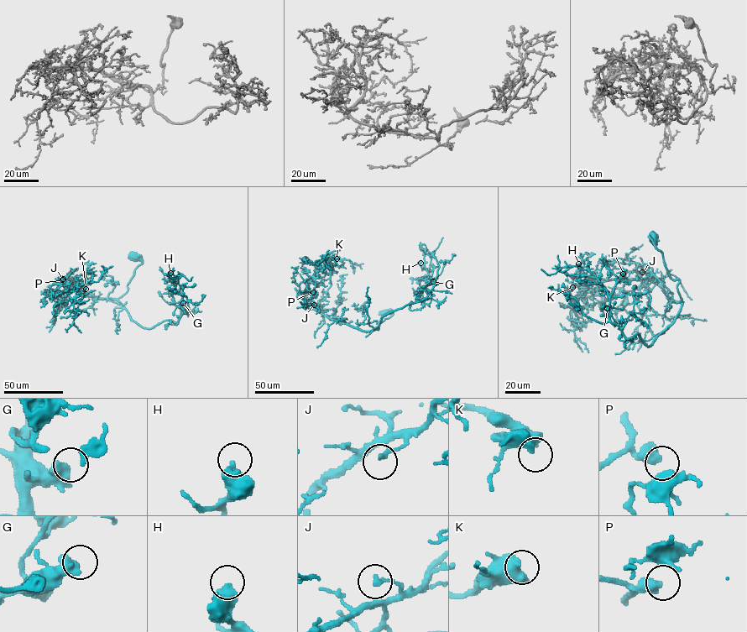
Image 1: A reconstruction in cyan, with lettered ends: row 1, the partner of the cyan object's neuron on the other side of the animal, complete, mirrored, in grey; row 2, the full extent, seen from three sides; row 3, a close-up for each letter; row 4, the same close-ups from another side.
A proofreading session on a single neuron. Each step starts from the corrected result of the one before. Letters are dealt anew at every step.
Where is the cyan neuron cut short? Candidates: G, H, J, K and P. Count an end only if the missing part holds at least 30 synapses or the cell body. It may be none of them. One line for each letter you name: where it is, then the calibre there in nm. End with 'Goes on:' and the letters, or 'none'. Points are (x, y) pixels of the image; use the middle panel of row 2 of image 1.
K: at (336, 258); 550 nm thick
Goes on: K

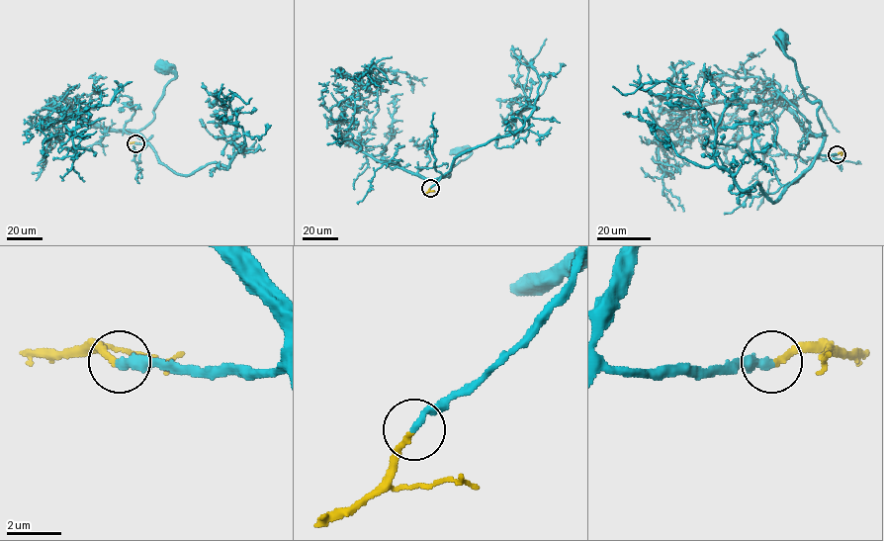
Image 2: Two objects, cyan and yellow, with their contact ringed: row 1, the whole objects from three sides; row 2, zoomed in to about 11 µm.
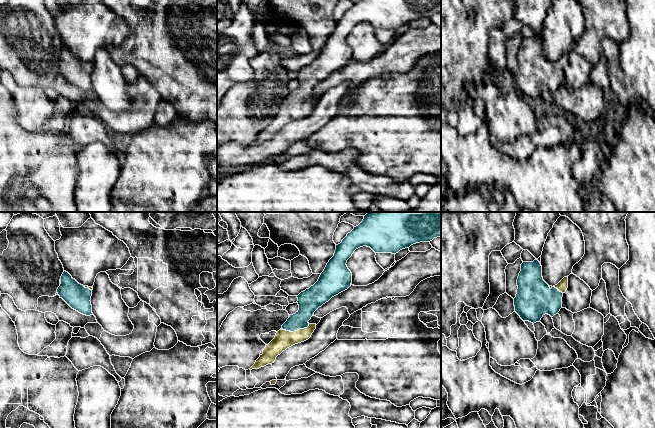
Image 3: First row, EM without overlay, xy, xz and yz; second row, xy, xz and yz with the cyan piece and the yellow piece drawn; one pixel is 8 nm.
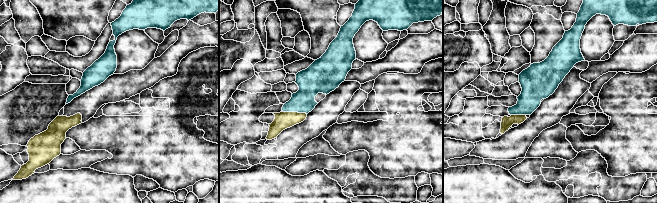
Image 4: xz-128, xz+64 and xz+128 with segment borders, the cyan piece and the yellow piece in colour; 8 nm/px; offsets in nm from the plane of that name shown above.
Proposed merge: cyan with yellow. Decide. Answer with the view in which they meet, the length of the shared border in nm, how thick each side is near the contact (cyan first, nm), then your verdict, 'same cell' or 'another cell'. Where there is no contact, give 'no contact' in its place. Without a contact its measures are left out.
xz | 220 nm | 170/150 nm | same cell

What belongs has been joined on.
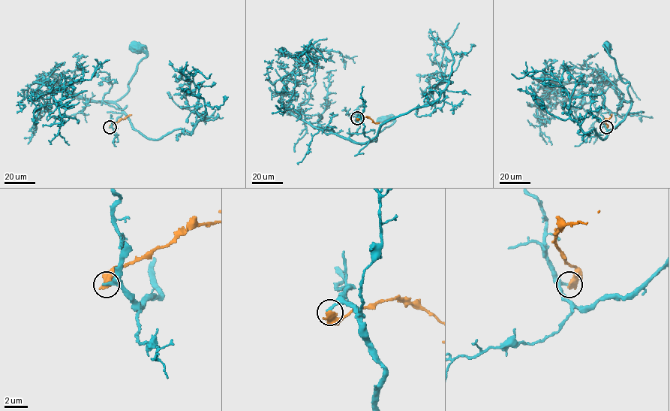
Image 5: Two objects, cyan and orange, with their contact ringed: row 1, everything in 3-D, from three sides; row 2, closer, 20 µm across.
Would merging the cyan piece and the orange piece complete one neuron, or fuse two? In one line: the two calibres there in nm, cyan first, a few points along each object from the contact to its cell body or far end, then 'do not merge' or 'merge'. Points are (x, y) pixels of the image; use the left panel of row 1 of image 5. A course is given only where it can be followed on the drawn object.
calibres 240 and 600 nm; course cyan (109, 127), (116, 128), (115, 121), (121, 113), (115, 102), (127, 92), (137, 64), (146, 55), (136, 45); course orange (109, 127), (131, 115); do not merge

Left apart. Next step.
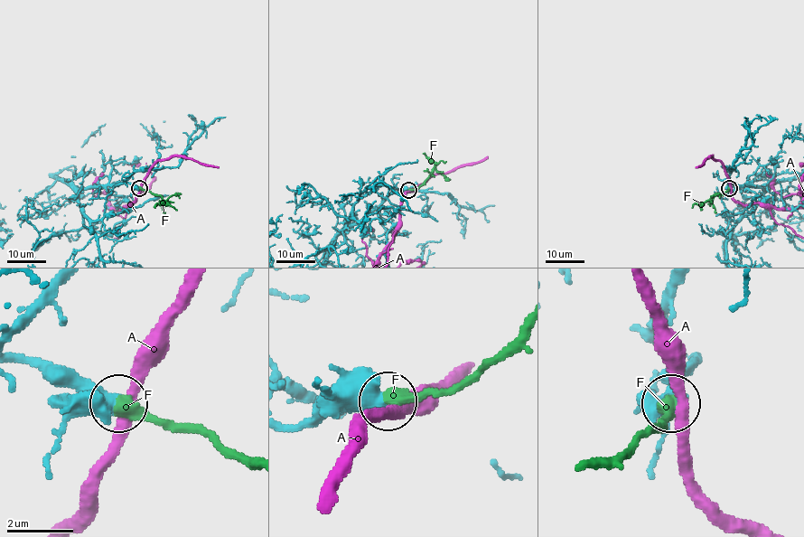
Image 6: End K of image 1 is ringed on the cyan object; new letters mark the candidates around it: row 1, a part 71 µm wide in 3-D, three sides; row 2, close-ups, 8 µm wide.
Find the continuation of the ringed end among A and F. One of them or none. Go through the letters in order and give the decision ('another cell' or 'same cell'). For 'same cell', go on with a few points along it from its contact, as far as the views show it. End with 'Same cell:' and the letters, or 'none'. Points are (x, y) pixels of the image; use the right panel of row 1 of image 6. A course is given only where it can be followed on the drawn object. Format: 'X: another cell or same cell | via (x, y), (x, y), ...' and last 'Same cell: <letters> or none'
A: another cell
F: same cell | via (730, 188), (692, 208)
Same cell: F

